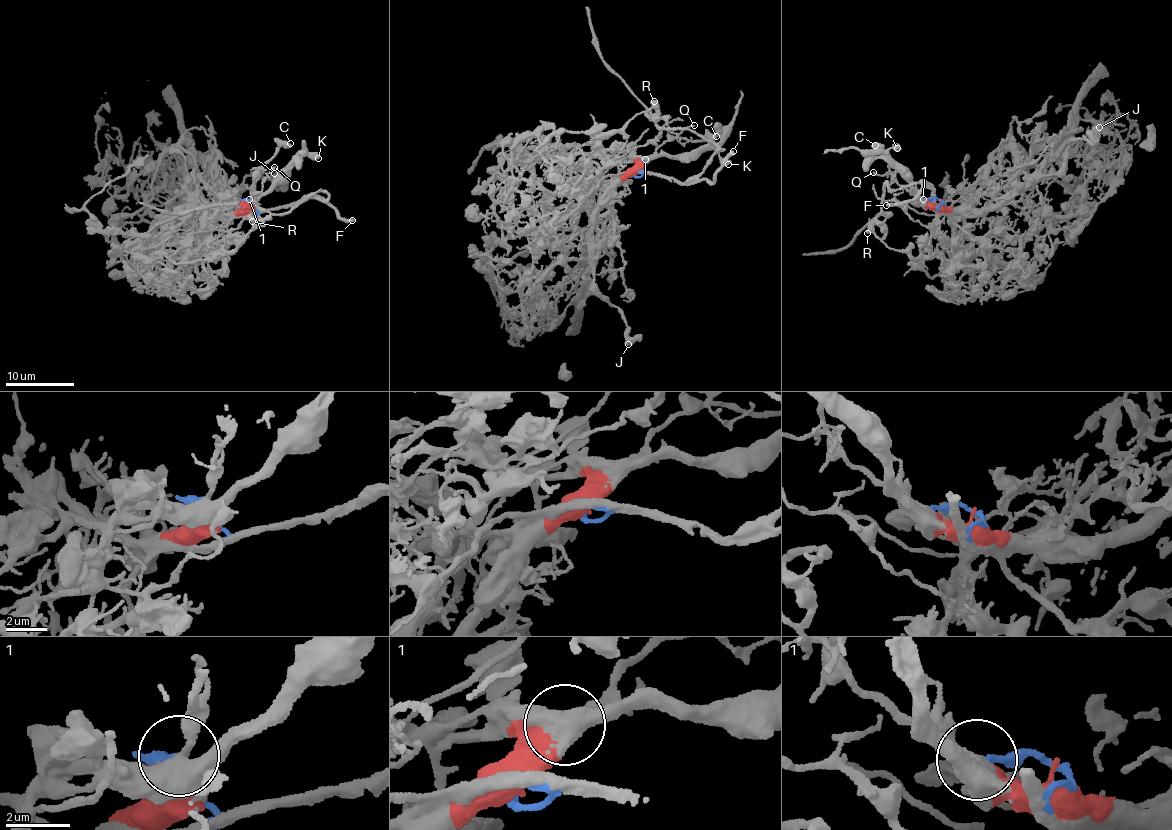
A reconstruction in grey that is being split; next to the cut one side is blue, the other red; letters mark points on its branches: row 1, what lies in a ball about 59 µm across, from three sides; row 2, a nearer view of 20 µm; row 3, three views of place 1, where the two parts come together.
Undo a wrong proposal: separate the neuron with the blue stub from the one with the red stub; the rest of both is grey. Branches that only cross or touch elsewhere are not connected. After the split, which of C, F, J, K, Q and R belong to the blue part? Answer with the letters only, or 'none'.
C, F, Q, R

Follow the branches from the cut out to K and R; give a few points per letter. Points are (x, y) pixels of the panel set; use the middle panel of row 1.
K: (635, 174), (636, 170), (663, 156), (697, 156), (712, 149), (728, 164)
R: (634, 174), (660, 173), (683, 183), (694, 182), (723, 150), (684, 127), (671, 128), (656, 113), (653, 100)

